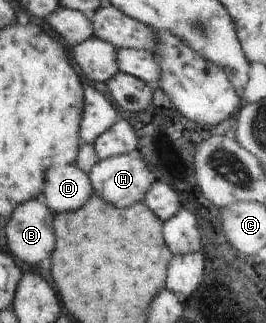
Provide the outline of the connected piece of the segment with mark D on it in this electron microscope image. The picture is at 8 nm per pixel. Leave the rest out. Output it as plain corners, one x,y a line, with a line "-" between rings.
75,163
69,166
51,168
47,180
47,206
53,214
79,210
94,192
89,175

